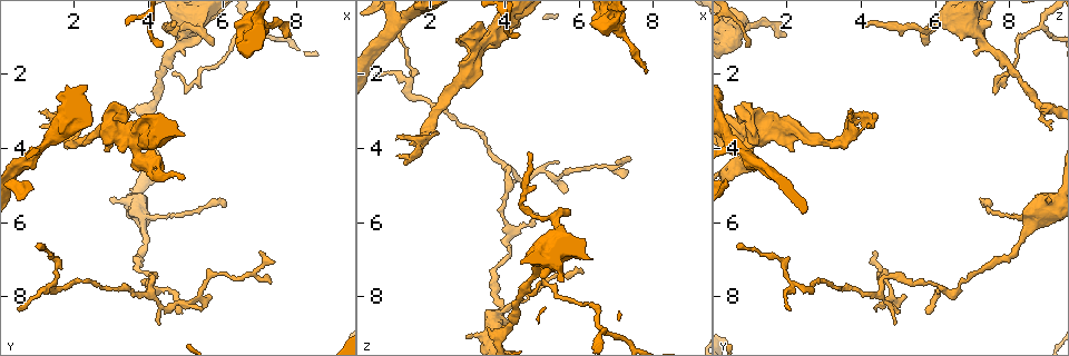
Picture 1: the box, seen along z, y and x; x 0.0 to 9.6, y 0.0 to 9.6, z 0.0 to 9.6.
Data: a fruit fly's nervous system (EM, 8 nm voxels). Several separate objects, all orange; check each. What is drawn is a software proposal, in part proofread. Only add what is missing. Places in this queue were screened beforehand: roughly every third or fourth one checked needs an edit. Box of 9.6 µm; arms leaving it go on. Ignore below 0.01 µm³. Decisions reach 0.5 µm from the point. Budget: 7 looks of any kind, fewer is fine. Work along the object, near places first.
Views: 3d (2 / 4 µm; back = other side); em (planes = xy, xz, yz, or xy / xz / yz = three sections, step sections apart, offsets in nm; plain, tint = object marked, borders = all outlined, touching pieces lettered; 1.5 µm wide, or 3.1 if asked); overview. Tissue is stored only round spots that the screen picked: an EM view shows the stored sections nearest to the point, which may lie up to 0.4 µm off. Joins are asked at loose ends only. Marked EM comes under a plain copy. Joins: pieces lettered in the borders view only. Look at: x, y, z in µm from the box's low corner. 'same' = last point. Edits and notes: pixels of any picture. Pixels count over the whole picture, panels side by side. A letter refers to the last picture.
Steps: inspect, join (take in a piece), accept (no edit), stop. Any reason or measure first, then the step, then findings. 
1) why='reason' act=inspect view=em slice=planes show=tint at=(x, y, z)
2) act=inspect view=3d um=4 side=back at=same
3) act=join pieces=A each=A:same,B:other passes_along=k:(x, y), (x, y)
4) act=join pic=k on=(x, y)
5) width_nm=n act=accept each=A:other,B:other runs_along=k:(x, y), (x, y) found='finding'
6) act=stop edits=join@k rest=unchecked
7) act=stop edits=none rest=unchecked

why='free end' act=inspect view=3d um=4 side=back at=(7.80, 0.95, 1.90)

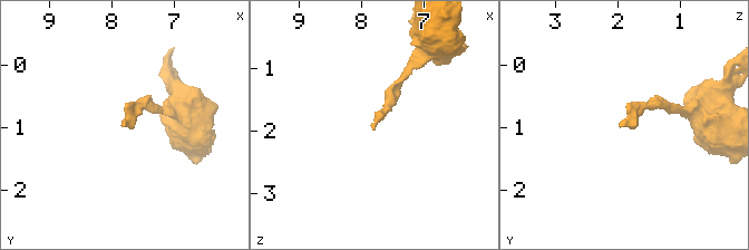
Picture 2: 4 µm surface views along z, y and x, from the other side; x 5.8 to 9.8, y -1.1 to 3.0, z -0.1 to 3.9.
why='need the tissue' act=inspect view=em slice=planes show=borders at=(7.85, 1.00, 1.95)

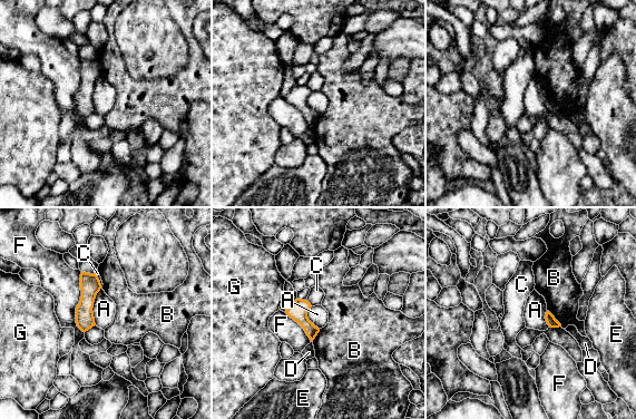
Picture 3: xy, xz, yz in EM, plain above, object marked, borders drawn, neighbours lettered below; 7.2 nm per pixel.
longest_contact=F:440nm act=accept each=A:other,B:other,C:other,D:other,E:other,F:other,G:other border=3:(547, 310), (561, 325) found='no lettered piece goes on from it'

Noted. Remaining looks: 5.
why='thin end' act=inspect view=em slice=planes show=borders at=(4.30, 1.35, 0.90)

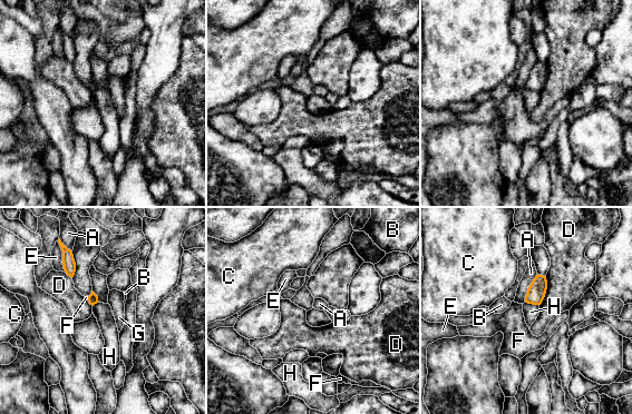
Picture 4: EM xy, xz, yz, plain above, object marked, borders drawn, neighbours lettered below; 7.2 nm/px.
act=accept each=A:other,B:other,C:other,D:other,E:other,F:other,G:other,H:other border=4:(525, 302), (538, 305) found='none of them fits'

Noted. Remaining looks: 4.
why='an open end' act=inspect view=3d um=2 at=(5.40, 8.40, 4.35)

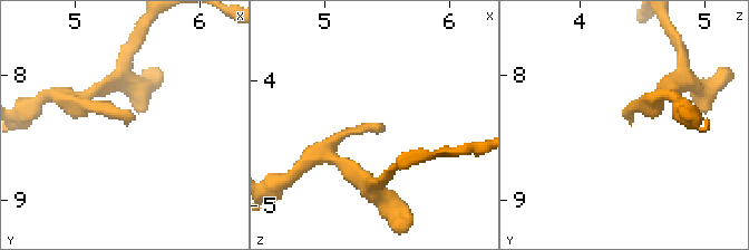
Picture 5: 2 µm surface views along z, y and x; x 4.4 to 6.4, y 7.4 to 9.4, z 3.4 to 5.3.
act=inspect view=em slice=xz step=8 show=tint at=(5.44, 8.38, 4.40)

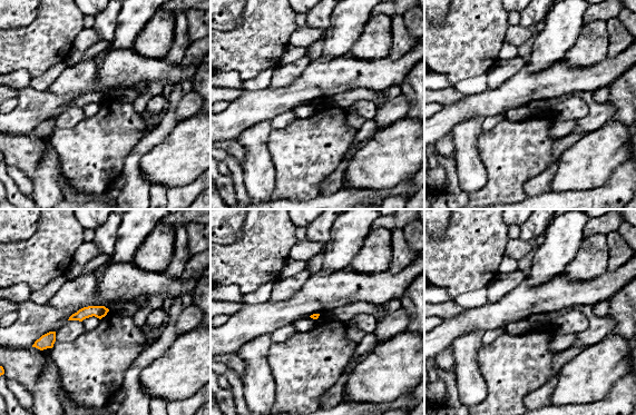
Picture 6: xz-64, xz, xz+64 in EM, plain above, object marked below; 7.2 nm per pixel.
why='cut it another way' act=inspect view=em slice=planes show=borders at=same

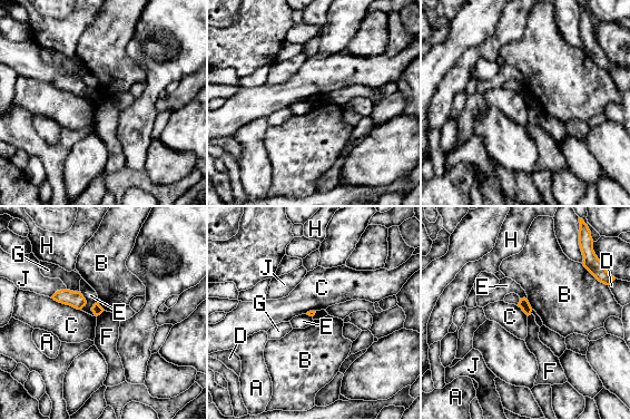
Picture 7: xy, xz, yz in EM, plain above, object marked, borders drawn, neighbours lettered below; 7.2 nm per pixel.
longest_contact=C:240nm act=accept each=A:other,B:other,C:other,D:other,E:other,F:other,G:other,H:other,J:other border=7:(50, 298), (80, 310) found='none of them fits'

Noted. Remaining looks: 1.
act=stop edits=none rest=unchecked

